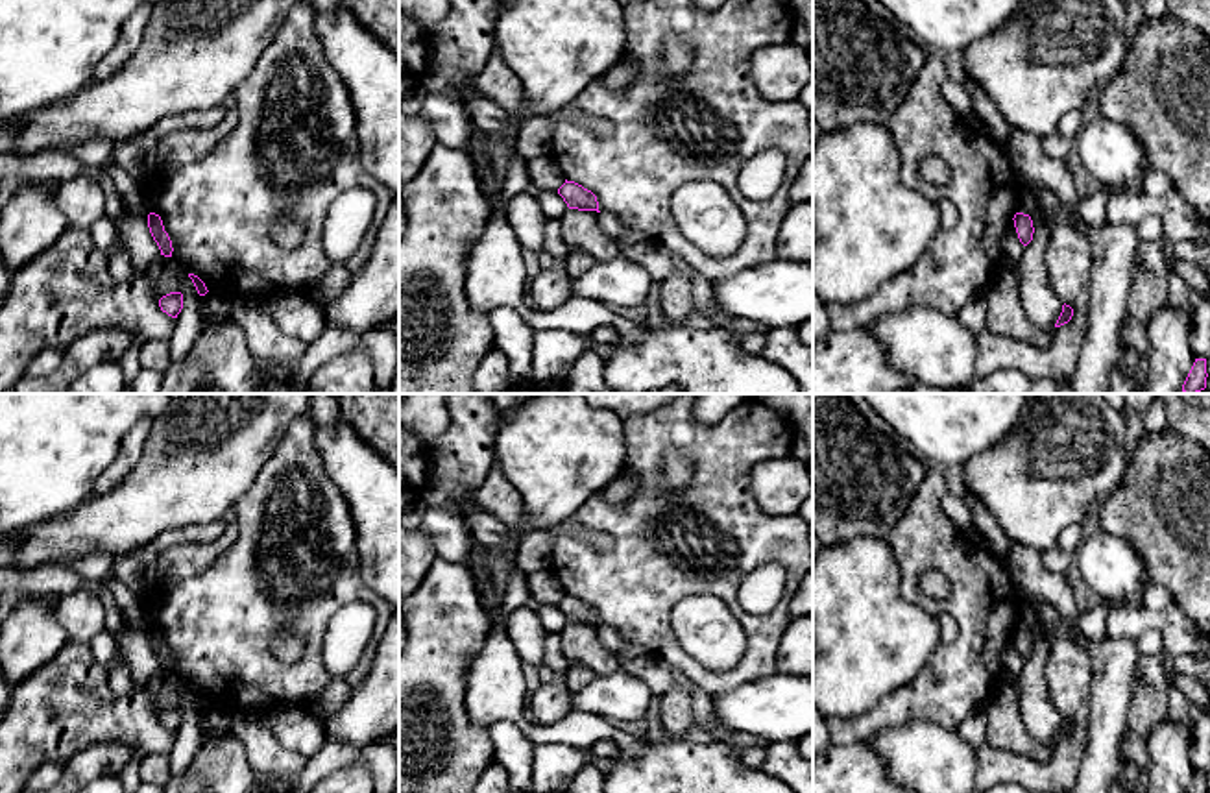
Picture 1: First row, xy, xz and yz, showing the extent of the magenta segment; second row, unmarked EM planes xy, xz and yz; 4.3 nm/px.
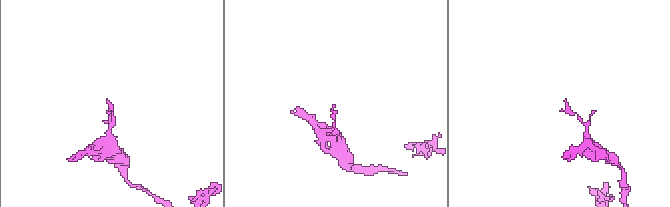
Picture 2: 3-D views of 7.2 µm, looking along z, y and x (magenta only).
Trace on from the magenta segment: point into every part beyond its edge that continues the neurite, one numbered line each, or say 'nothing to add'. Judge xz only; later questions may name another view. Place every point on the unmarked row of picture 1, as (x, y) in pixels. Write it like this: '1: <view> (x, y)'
nothing to add

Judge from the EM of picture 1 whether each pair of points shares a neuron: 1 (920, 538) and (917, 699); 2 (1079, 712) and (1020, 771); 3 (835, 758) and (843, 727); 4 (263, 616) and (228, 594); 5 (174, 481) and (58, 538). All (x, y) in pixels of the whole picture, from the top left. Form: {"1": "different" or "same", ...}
{"1": "same", "2": "same", "3": "different", "4": "same", "5": "same"}

